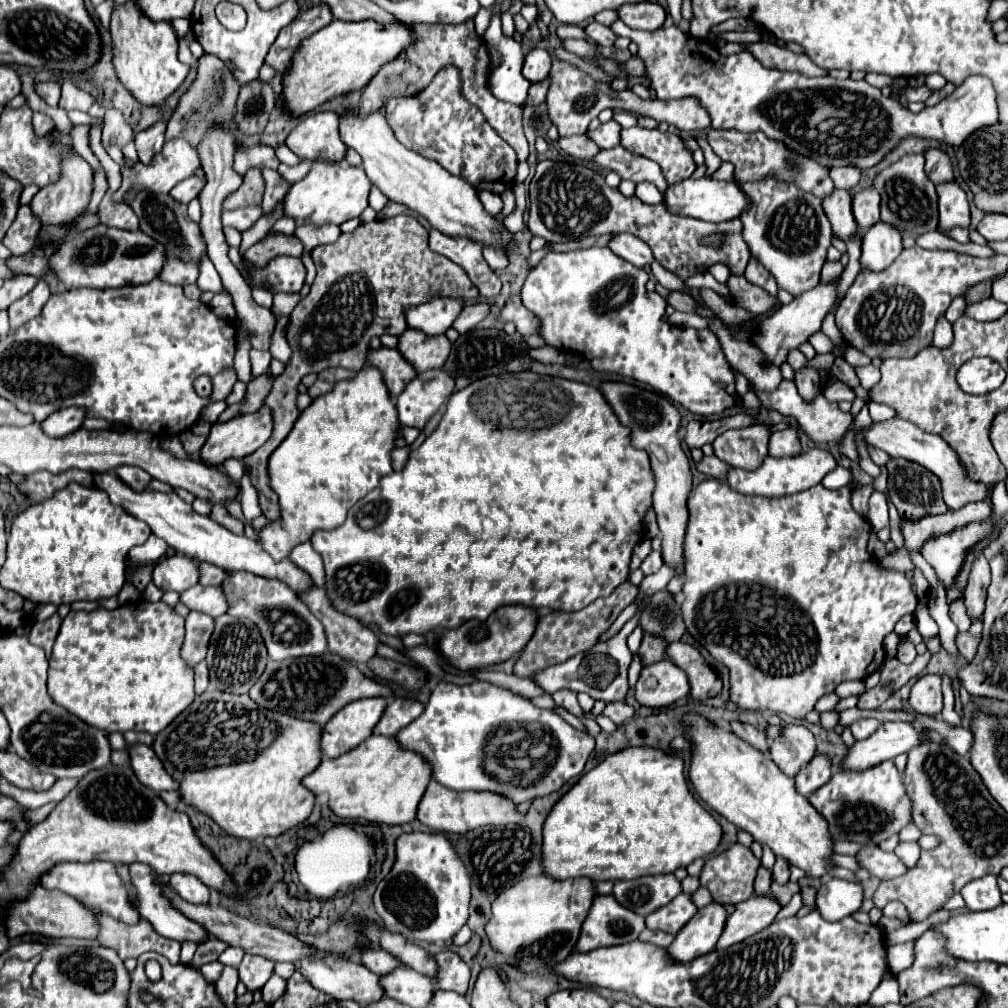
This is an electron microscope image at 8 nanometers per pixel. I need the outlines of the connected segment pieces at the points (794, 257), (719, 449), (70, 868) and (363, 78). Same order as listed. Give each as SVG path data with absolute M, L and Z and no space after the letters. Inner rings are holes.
M770 177L756 183L744 183L742 191L752 201L750 211L740 217L744 225L742 235L750 253L776 277L778 287L790 291L794 297L816 287L820 281L820 269L826 261L826 249L832 239L832 229L818 197L800 191L794 183L786 185Z
M758 423L744 429L732 429L714 441L716 457L730 467L756 469L768 455L770 425Z
M96 861L96 863L56 863L56 867L52 867L52 871L46 871L40 879L44 889L60 889L72 897L76 897L82 905L86 907L100 907L104 913L112 915L114 919L120 919L124 923L136 923L138 921L138 913L130 907L128 897L126 897L126 889L114 869L114 863L104 863L104 861Z
M334 19L330 25L314 33L310 39L304 39L304 43L292 59L292 71L284 73L282 97L290 115L298 117L316 109L332 97L364 89L384 63L396 59L396 55L408 49L414 41L414 27L408 23L398 21L392 25L382 25L370 19L358 23Z

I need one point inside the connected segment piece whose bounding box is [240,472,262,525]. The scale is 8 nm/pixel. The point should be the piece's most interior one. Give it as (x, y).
(249, 498)

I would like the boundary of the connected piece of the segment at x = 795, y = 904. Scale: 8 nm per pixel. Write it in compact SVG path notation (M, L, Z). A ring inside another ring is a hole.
M801 893L795 894L791 901L780 910L780 913L776 916L776 919L784 919L795 916L799 909L803 906L803 900Z

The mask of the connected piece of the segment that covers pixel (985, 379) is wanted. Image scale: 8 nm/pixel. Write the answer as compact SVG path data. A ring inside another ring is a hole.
M970 359L958 371L958 385L970 395L986 395L1004 383L1004 371L992 359Z

